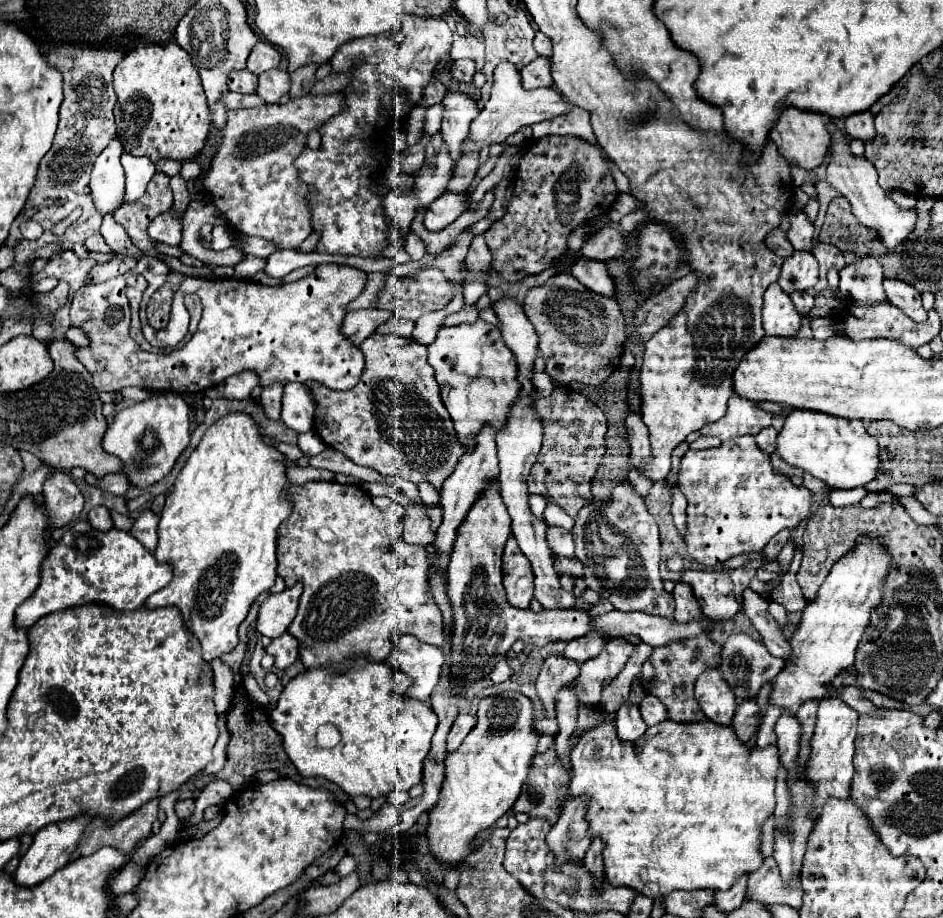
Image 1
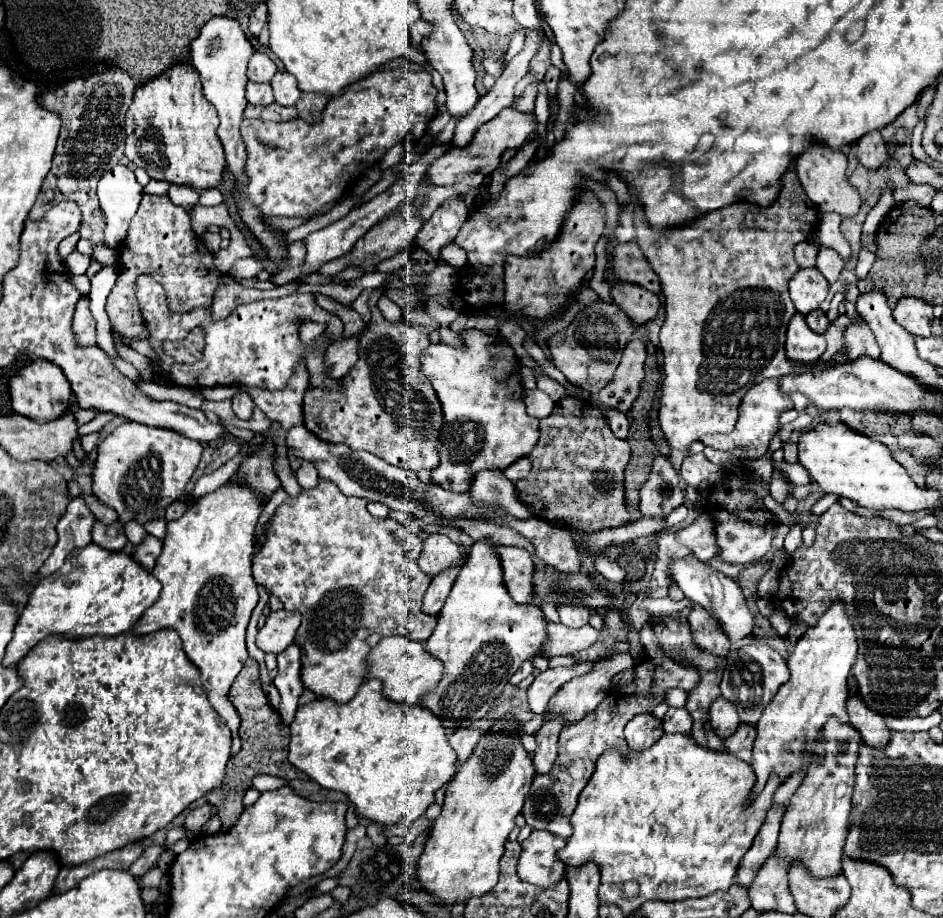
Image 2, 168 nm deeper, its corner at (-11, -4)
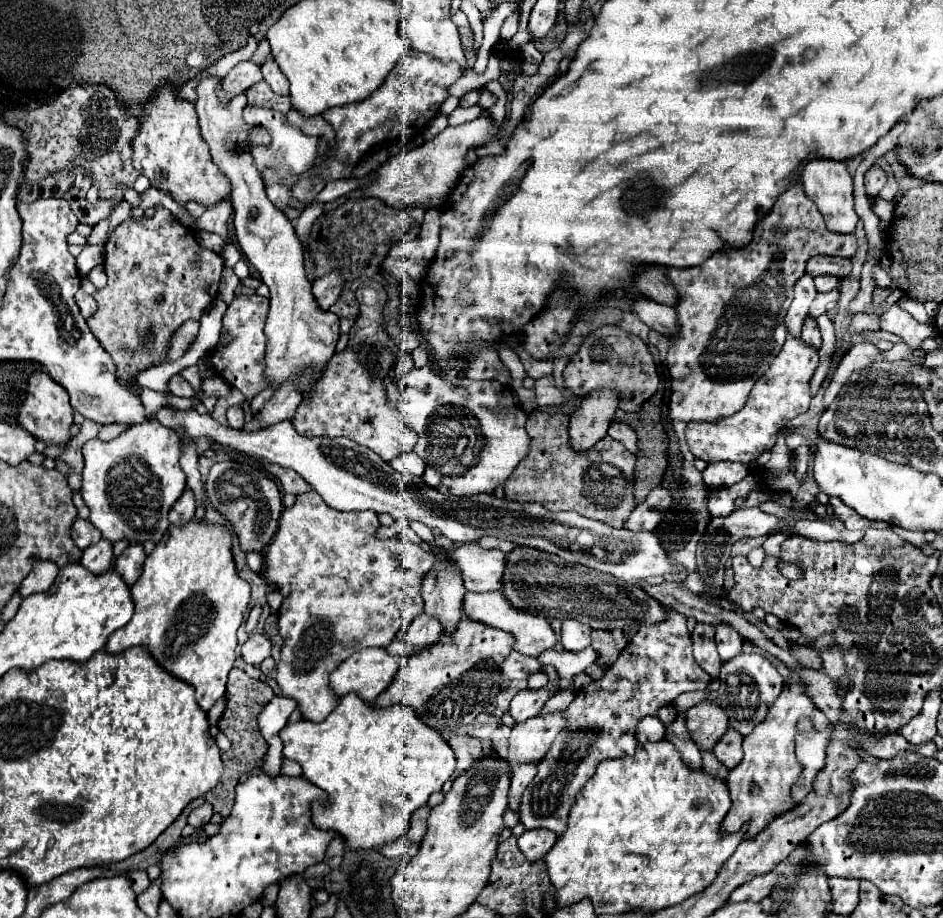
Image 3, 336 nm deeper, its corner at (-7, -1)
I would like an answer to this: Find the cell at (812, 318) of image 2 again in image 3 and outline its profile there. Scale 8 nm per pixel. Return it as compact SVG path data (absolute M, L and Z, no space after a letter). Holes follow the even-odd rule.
M806 319L804 321L804 327L802 327L802 341L806 345L812 345L814 349L820 349L822 347L822 337L820 337L820 329L816 325L814 319Z

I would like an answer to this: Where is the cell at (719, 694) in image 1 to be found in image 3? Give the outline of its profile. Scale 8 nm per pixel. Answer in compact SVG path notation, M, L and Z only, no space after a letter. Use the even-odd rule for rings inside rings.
M700 703L686 711L686 729L698 749L712 749L728 729L728 717L716 703Z

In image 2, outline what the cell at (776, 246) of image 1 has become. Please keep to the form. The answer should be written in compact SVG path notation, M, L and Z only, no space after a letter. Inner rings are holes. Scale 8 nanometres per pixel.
M800 242L800 244L796 244L794 258L800 268L810 268L810 266L816 266L816 252L818 252L818 248L814 244Z

